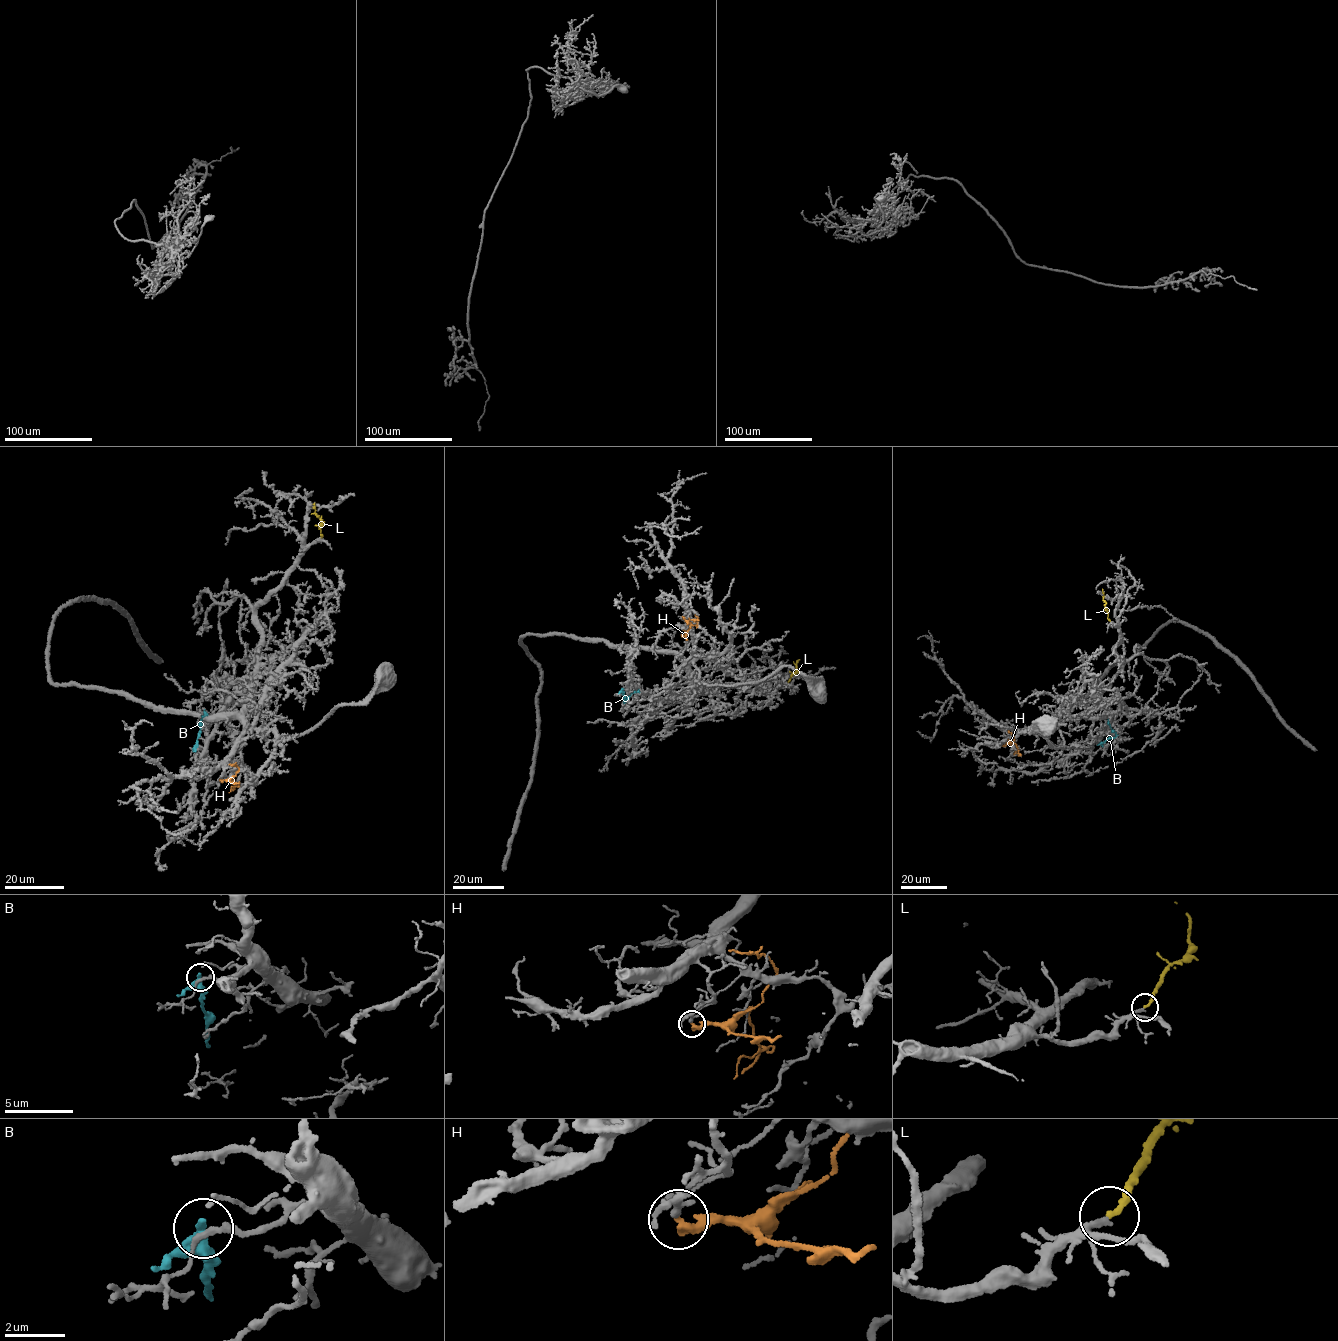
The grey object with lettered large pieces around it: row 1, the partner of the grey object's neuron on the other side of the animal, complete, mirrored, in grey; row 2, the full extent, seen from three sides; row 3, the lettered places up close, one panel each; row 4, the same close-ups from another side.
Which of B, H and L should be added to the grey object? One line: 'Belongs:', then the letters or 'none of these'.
Belongs: L

